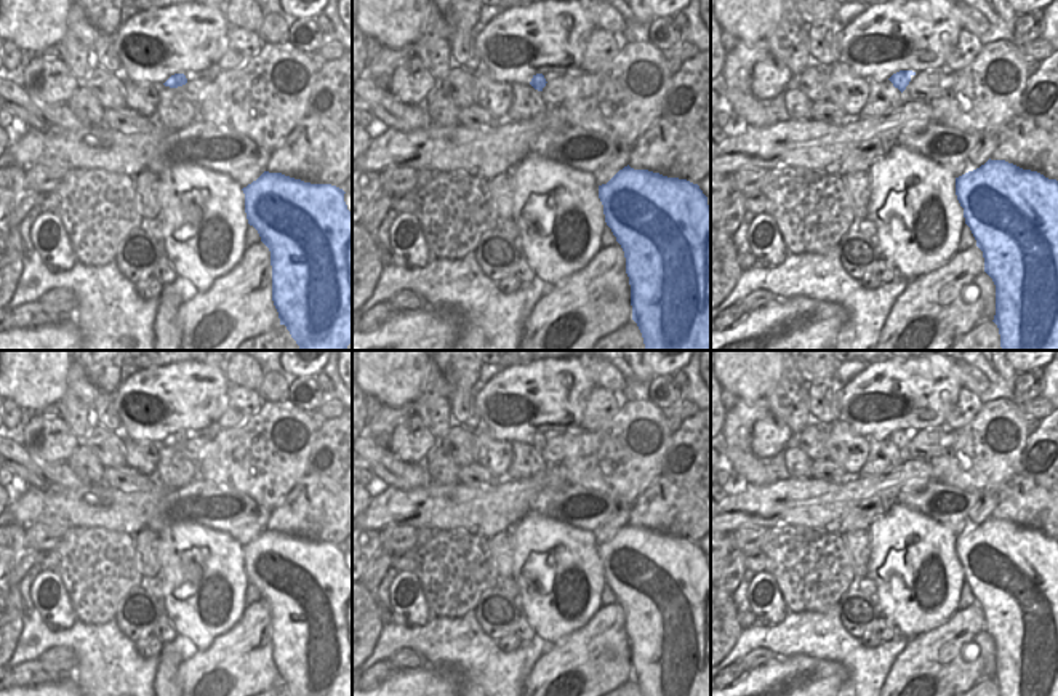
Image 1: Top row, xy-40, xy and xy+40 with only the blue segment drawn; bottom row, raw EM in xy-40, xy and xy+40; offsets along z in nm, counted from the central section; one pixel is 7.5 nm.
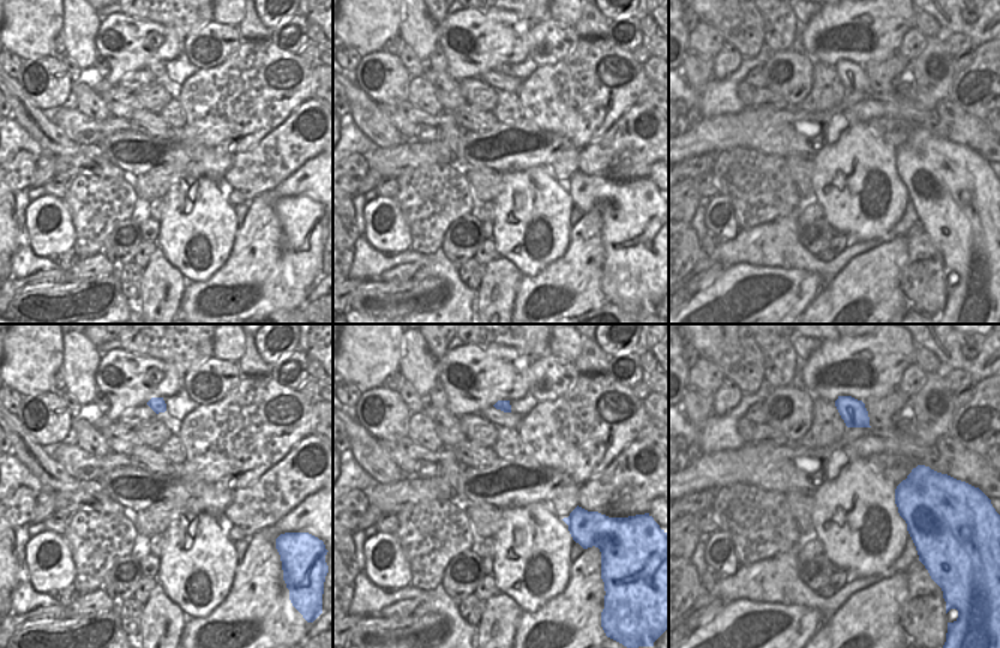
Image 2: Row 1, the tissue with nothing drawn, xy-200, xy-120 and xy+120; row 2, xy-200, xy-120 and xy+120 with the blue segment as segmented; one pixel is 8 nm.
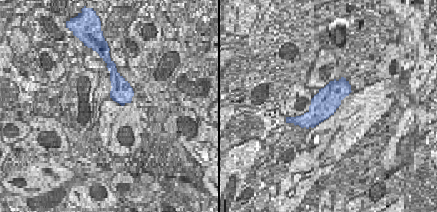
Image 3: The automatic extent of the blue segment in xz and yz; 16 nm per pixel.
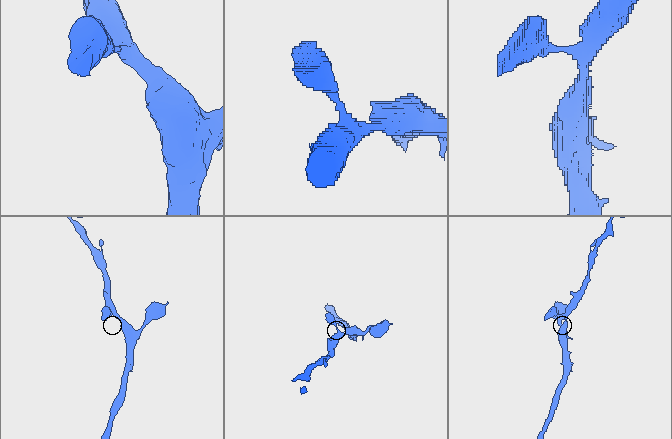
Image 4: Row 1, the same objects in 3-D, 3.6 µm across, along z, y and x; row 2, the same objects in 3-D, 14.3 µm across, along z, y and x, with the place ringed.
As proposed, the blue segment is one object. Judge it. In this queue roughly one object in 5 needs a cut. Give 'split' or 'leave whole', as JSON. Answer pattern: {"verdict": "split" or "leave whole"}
{"verdict": "leave whole"}

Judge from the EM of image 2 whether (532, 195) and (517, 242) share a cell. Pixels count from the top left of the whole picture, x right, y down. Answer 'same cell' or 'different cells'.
same cell

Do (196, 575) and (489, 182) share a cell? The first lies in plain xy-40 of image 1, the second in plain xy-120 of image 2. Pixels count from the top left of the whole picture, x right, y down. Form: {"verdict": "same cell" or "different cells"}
{"verdict": "different cells"}

